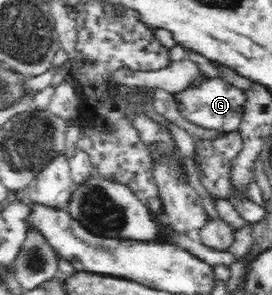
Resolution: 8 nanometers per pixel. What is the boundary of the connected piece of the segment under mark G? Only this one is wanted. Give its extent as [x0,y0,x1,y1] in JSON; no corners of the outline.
[176,77,247,134]

